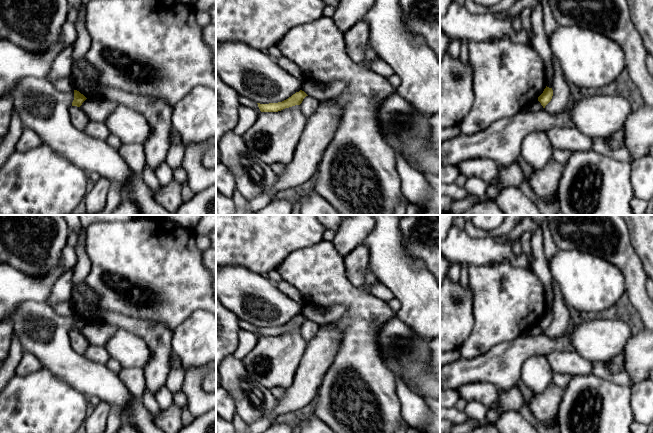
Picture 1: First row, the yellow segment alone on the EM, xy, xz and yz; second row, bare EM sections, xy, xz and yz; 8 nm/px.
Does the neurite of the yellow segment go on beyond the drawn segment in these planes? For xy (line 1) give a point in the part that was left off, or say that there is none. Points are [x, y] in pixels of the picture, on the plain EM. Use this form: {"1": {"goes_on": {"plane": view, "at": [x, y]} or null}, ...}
{"1": {"goes_on": null}}

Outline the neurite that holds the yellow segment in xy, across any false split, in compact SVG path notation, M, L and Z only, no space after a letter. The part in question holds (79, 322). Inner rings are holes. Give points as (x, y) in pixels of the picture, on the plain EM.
M74 314L74 324L72 326L72 330L77 330L80 331L82 327L86 324L87 322L81 318L79 315Z

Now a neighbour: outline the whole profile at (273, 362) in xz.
M300 329L278 336L260 336L243 363L249 375L264 387L286 389L293 383L306 345Z

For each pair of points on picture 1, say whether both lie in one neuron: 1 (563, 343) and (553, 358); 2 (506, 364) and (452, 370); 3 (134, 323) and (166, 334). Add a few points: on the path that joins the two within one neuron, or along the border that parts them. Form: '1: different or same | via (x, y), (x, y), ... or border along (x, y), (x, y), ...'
1: different | border along (574, 350), (553, 350), (545, 355)
2: same | via (493, 367), (465, 370)
3: same | via (142, 328), (158, 334)

